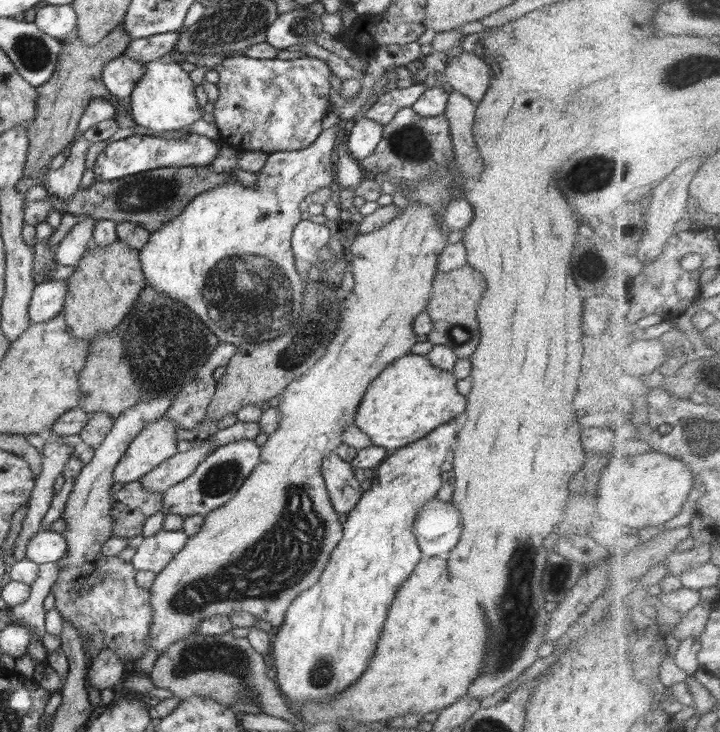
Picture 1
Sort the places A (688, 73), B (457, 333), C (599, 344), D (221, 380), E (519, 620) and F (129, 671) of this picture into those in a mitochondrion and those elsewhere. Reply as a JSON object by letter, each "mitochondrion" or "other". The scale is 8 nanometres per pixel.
{"A":"mitochondrion","B":"mitochondrion","C":"other","D":"other","E":"mitochondrion","F":"other"}

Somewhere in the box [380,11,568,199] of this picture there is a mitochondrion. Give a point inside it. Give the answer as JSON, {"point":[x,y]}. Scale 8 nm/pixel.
{"point":[410,143]}

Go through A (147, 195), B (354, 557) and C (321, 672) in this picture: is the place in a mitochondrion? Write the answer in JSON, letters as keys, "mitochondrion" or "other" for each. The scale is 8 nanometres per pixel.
{"A":"mitochondrion","B":"other","C":"mitochondrion"}

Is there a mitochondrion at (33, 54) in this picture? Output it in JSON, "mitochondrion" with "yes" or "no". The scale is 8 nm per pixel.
{"mitochondrion":"yes"}

